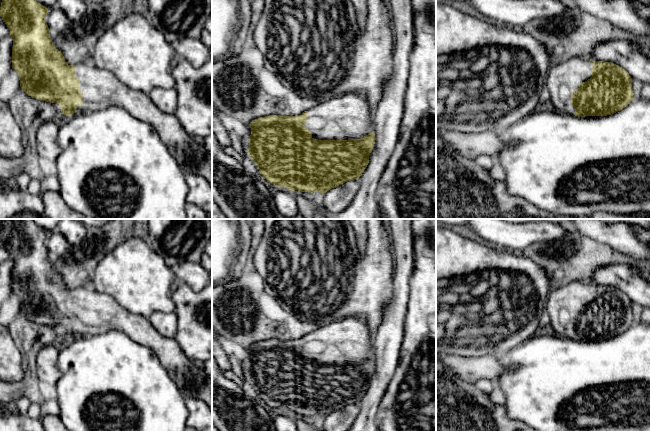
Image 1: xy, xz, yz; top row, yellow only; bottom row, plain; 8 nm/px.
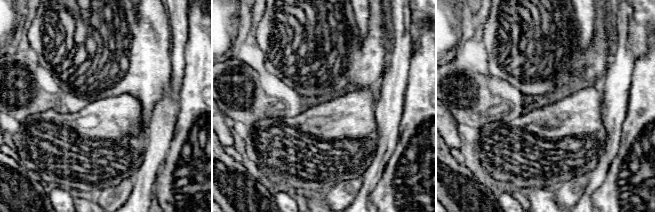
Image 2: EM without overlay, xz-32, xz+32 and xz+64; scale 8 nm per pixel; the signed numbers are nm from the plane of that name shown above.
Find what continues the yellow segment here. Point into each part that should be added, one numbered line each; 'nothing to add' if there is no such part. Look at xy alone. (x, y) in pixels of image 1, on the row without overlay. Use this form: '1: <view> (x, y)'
1: xy (101, 313)

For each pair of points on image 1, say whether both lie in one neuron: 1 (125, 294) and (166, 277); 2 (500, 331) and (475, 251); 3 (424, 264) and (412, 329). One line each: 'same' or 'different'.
1: same
2: same
3: same

